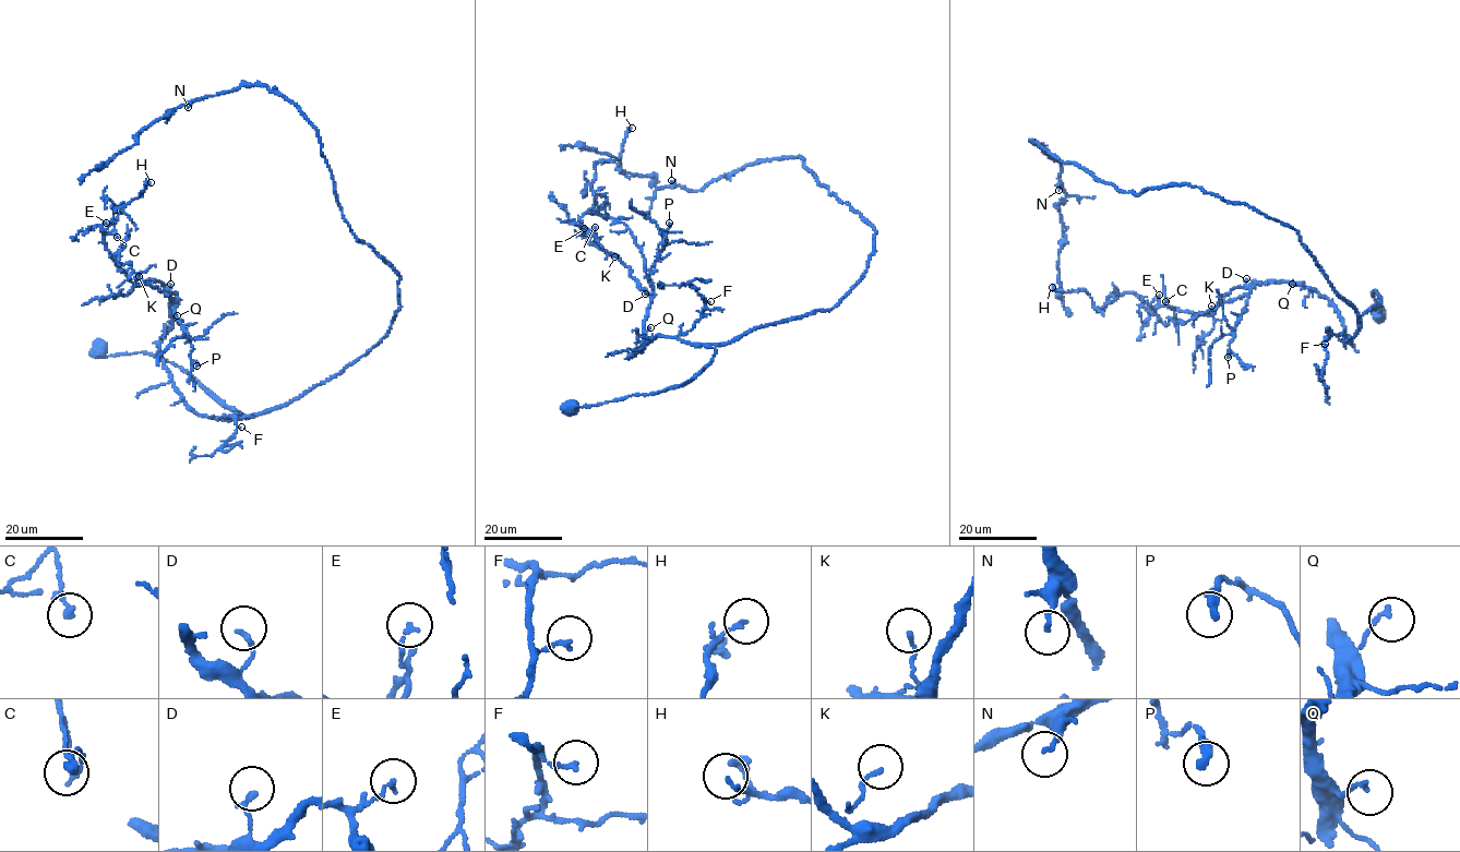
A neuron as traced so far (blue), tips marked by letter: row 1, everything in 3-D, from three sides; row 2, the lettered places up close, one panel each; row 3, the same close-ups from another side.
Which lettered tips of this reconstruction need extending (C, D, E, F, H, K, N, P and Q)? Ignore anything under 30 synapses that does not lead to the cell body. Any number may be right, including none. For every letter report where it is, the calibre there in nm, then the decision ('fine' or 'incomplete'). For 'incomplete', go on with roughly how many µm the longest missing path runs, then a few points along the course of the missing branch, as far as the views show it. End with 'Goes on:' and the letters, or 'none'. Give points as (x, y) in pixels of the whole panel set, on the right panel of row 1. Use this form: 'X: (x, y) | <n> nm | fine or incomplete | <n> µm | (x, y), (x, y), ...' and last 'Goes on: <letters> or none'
C: (1165, 301) | 170 nm | fine
D: (1246, 278) | 150 nm | fine
E: (1159, 295) | 120 nm | fine
F: (1325, 344) | 150 nm | fine
H: (1052, 287) | 140 nm | fine
K: (1211, 306) | 130 nm | fine
N: (1058, 190) | 130 nm | fine
P: (1228, 357) | 340 nm | fine
Q: (1292, 284) | 140 nm | fine
Goes on: none

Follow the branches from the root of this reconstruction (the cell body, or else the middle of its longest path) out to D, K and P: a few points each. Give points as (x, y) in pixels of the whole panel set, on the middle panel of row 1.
D: (571, 406), (660, 392), (711, 360), (713, 348), (659, 336), (632, 357), (644, 342), (645, 294)
K: (571, 406), (678, 386), (701, 372), (715, 351), (659, 336), (632, 357), (644, 342), (651, 297), (614, 256)
P: (571, 406), (660, 392), (711, 360), (713, 348), (659, 336), (632, 357), (669, 223)

